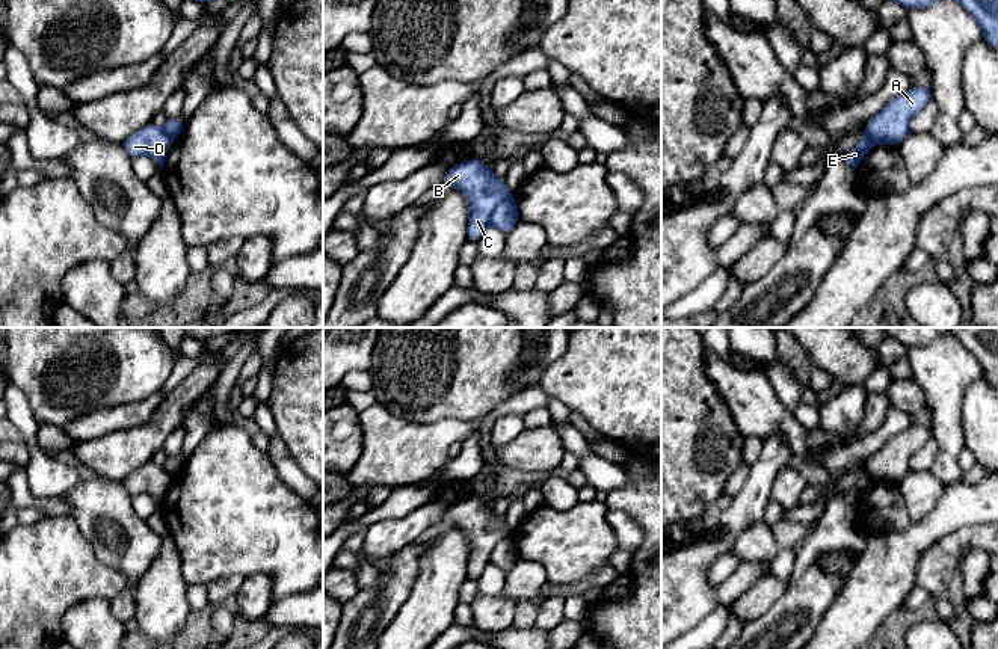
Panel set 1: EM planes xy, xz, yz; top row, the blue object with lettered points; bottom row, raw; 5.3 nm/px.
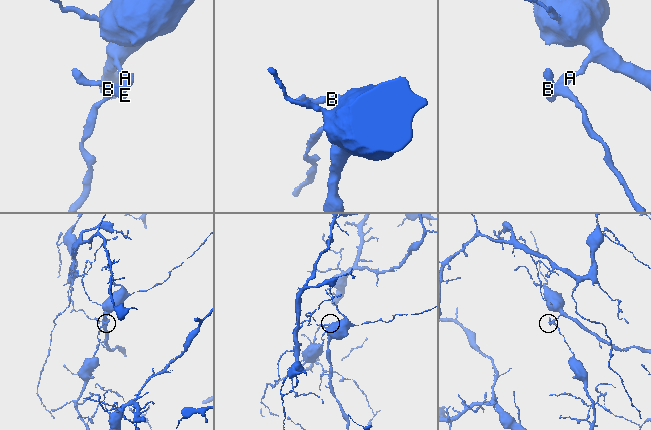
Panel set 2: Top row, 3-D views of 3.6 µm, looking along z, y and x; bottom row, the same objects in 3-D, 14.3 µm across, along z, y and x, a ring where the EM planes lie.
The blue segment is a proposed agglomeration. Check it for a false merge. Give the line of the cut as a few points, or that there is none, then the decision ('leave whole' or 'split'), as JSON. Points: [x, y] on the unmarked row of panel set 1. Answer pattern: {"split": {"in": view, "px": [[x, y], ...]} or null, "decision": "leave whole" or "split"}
{"split": {"in": "xz", "px": [[512, 533], [492, 550], [489, 560]]}, "decision": "split"}

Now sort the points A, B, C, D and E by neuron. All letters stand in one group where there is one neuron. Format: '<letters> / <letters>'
A / B C D E

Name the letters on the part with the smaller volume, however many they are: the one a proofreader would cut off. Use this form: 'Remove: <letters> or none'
Remove: A

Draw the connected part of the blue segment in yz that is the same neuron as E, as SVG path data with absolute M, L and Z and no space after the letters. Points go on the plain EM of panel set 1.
M864 471L859 478L856 480L855 486L844 494L844 500L846 503L853 509L856 510L862 495L865 494L865 491L873 484L873 478L871 475Z

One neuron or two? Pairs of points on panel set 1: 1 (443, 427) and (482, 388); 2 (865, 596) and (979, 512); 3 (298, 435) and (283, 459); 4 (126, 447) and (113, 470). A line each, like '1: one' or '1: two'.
1: two
2: one
3: two
4: one

